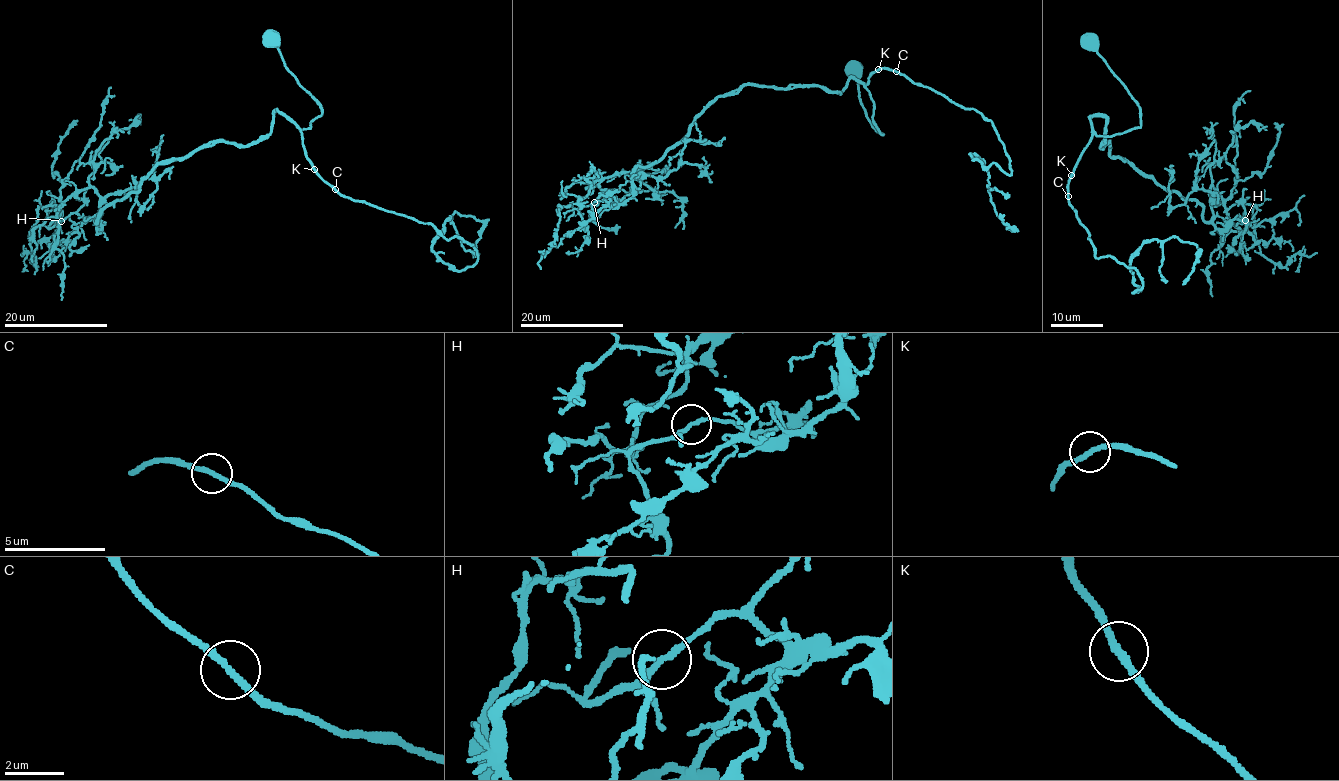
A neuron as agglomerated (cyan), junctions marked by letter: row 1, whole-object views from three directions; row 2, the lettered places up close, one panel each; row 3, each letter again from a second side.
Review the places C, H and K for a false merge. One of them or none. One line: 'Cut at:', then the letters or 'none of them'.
Cut at: none of them

